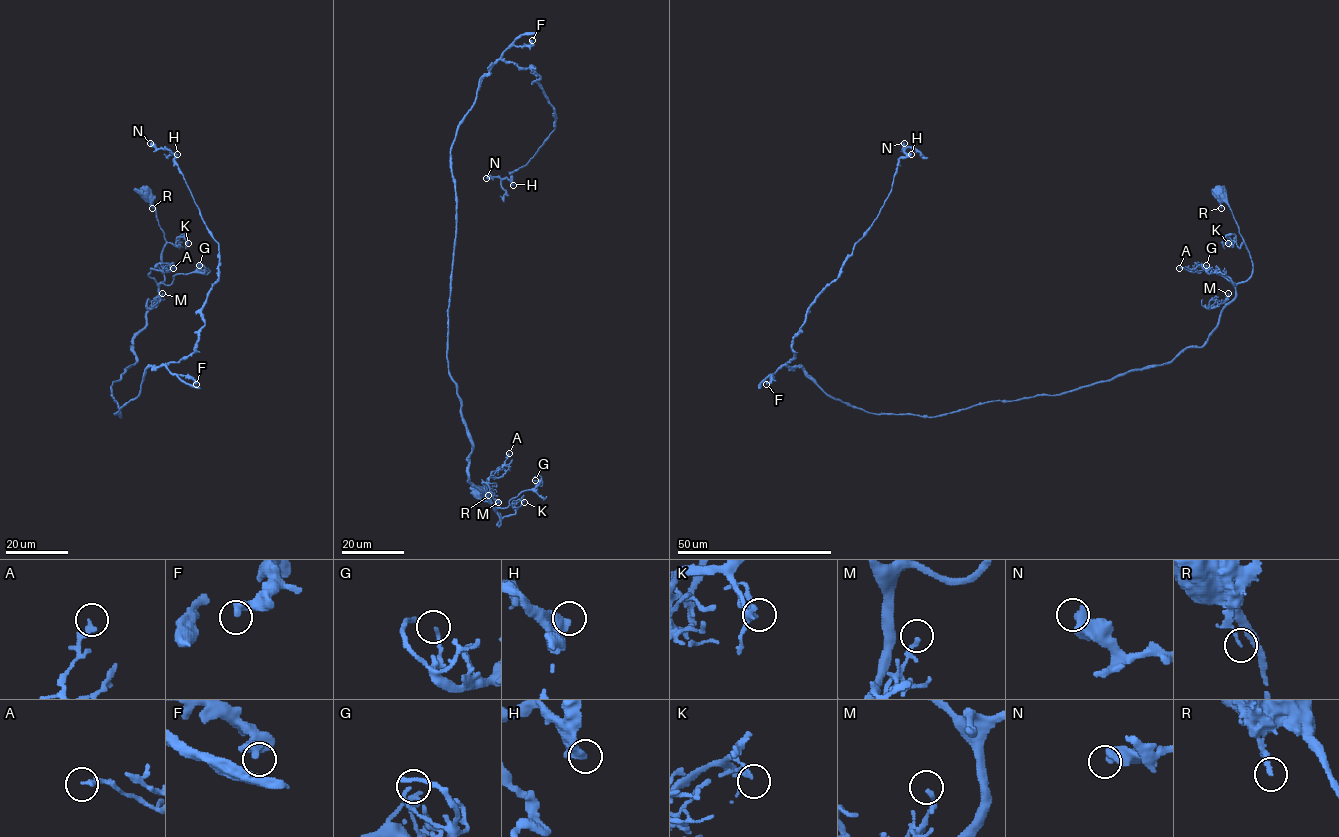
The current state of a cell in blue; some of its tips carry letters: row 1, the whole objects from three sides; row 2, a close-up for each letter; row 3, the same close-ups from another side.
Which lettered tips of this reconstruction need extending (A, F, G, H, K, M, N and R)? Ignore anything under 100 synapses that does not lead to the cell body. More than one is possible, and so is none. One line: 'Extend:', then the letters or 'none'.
Extend: none

